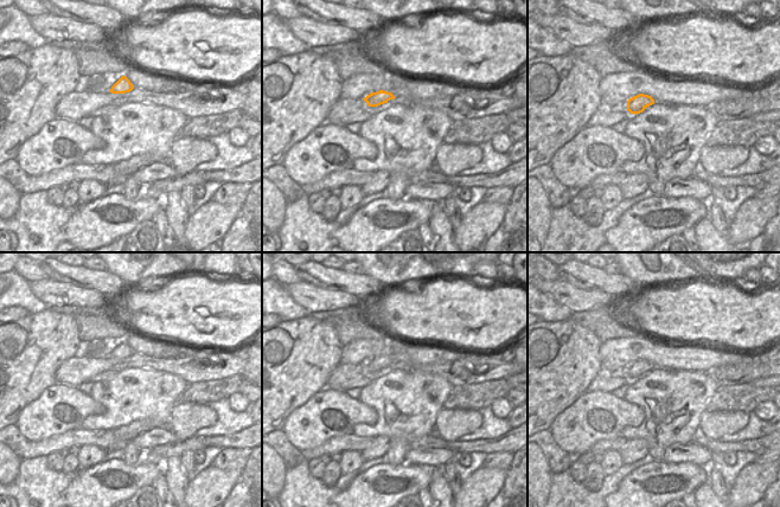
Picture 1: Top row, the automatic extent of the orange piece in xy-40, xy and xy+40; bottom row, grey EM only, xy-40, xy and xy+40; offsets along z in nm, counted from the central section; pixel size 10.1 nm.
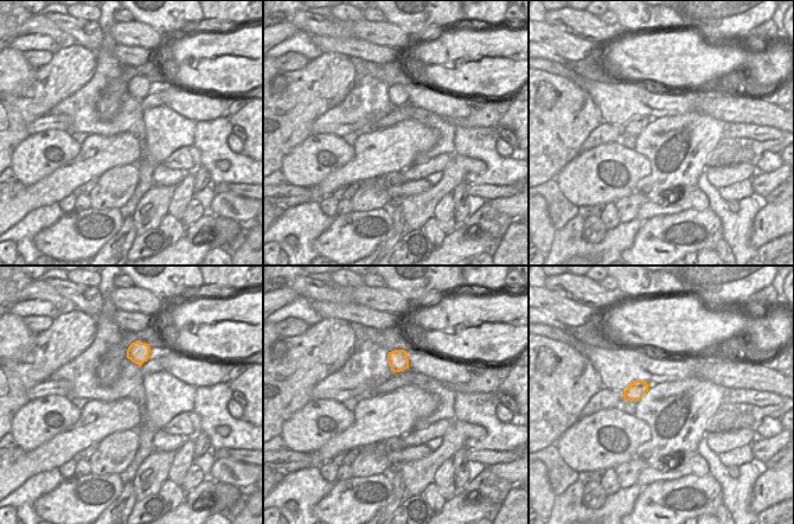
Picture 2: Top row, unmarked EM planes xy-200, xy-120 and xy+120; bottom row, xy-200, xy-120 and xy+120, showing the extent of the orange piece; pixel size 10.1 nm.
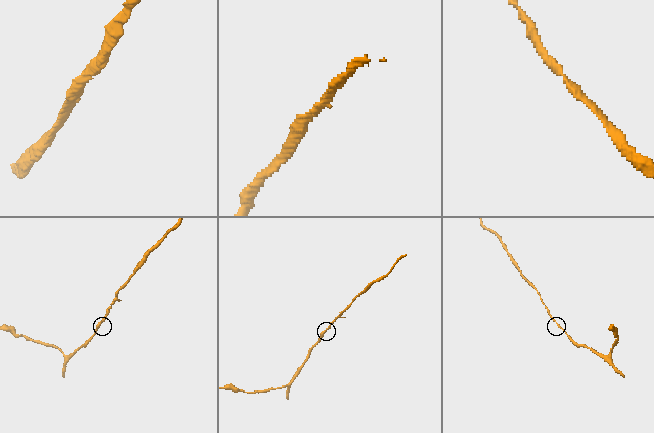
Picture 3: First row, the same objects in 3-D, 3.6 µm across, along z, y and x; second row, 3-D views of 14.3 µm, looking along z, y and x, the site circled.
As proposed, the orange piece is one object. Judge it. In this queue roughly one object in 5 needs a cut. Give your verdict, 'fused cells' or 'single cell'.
single cell

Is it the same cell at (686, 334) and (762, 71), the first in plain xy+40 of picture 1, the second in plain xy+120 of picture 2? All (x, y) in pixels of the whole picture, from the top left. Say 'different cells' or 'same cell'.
same cell

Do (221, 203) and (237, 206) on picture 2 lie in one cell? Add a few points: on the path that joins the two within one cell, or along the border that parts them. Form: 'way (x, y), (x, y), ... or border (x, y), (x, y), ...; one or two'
way (224, 203), (234, 204); one

